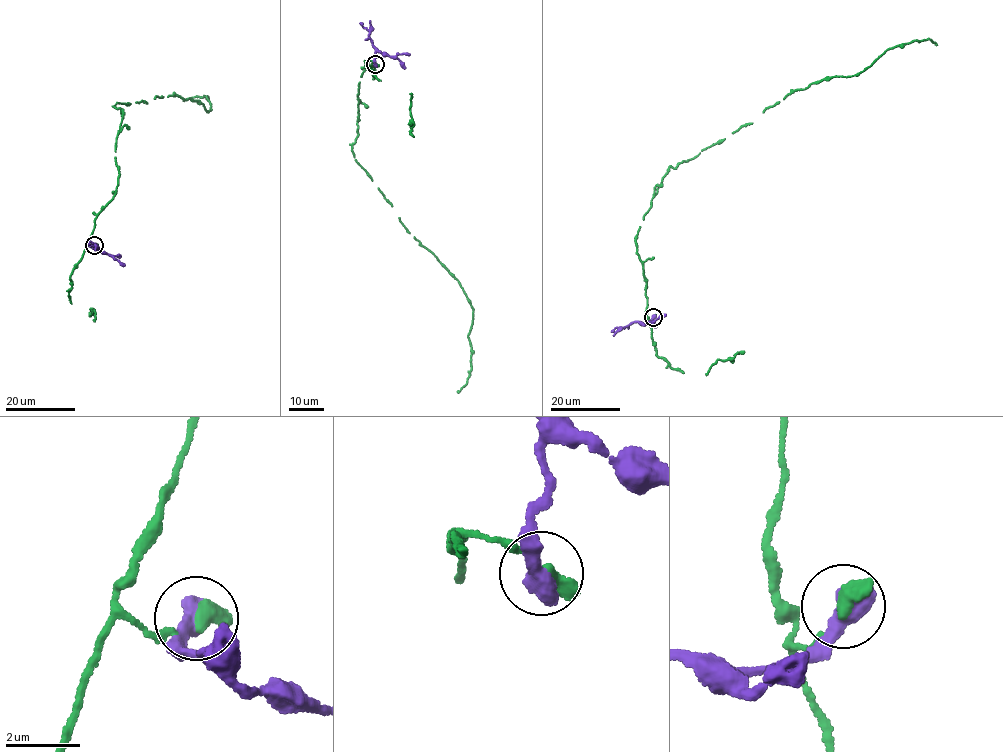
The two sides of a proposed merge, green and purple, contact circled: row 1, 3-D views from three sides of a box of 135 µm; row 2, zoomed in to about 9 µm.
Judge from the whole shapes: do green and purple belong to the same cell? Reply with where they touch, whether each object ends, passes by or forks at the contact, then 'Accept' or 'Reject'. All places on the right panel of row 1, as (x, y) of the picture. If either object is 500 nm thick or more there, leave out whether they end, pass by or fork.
Place: (653, 317). Reject

